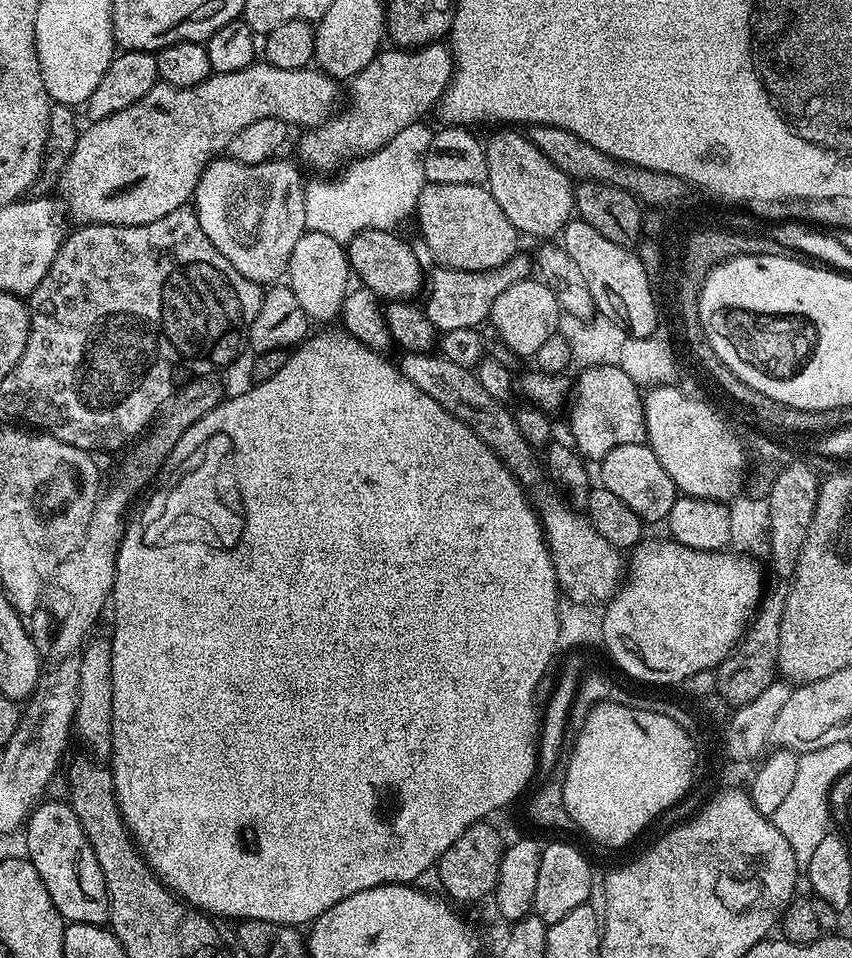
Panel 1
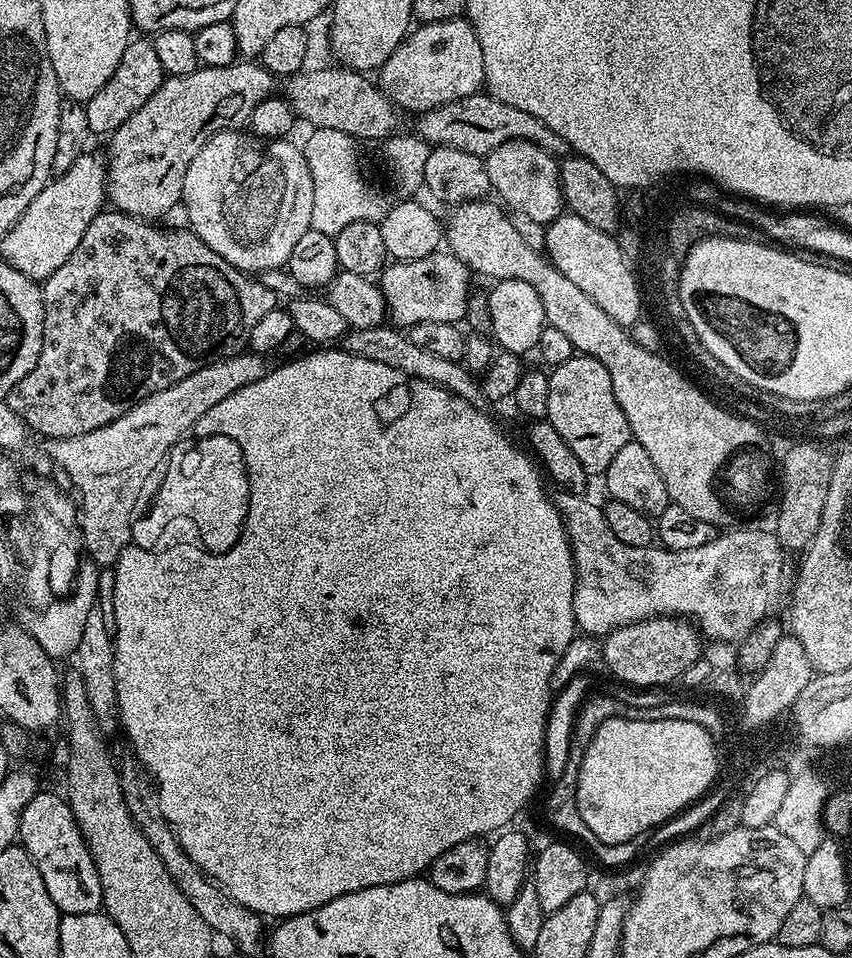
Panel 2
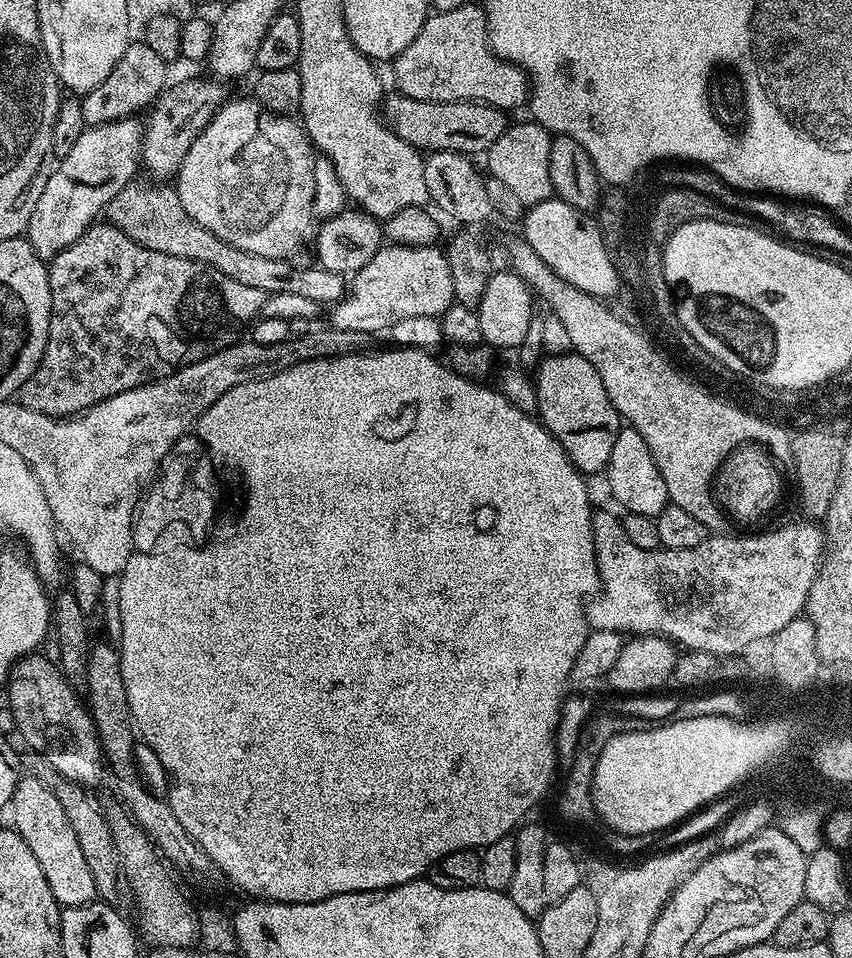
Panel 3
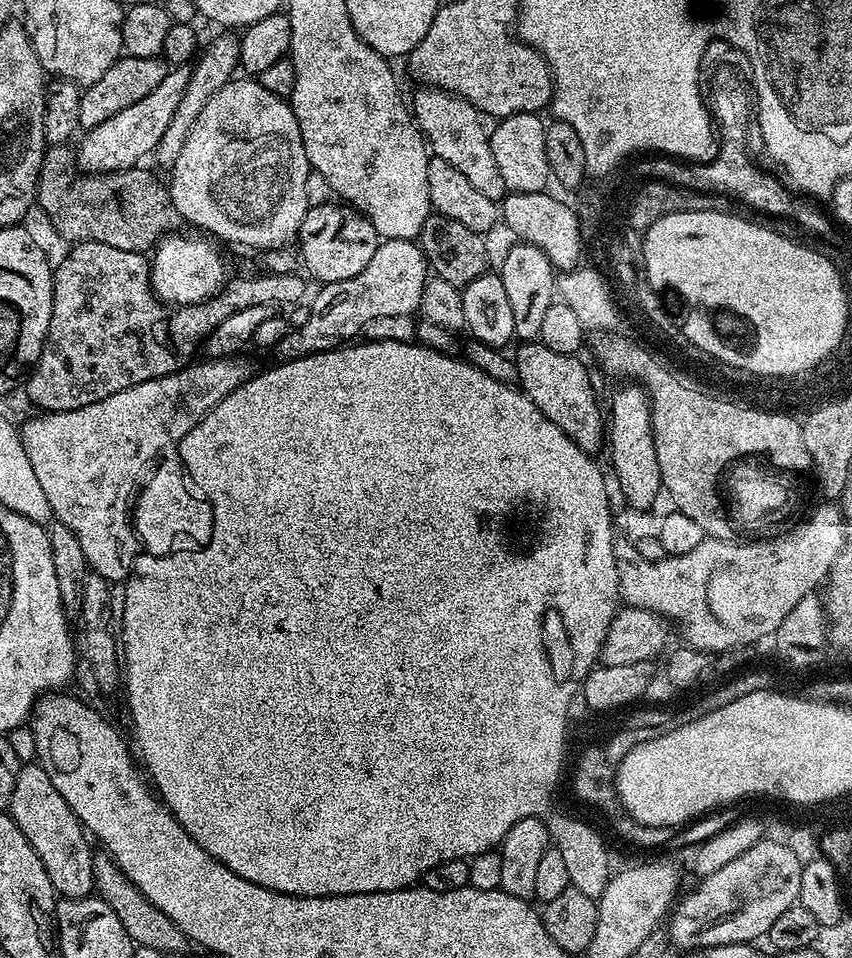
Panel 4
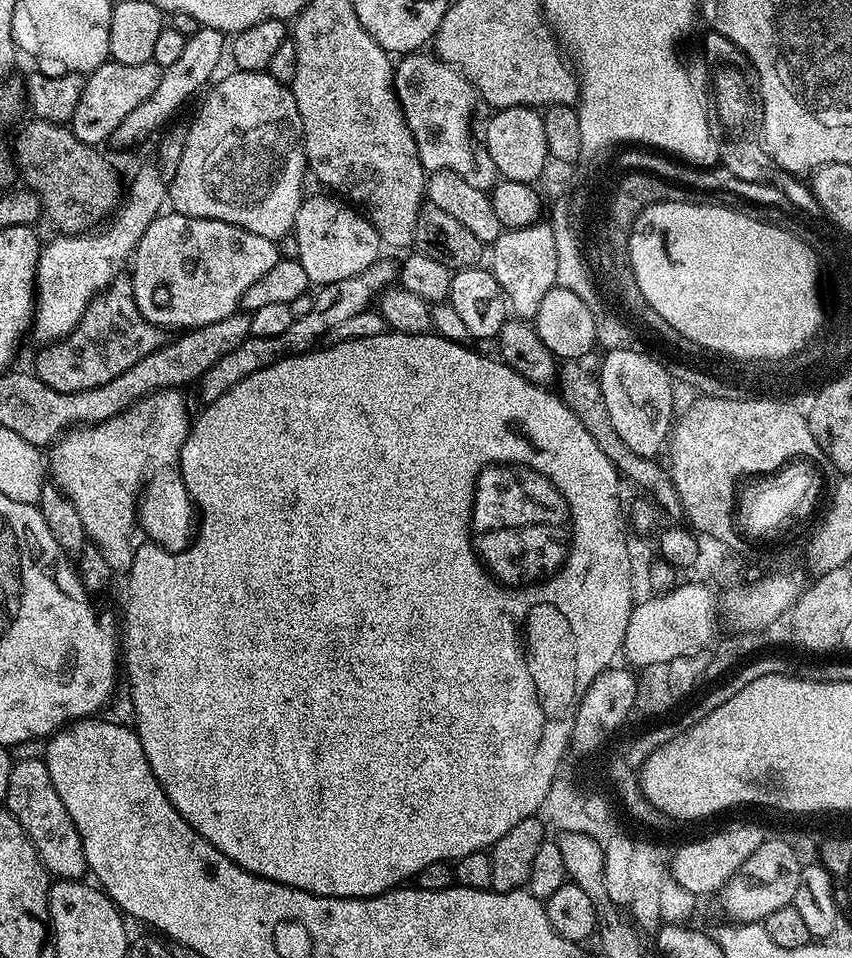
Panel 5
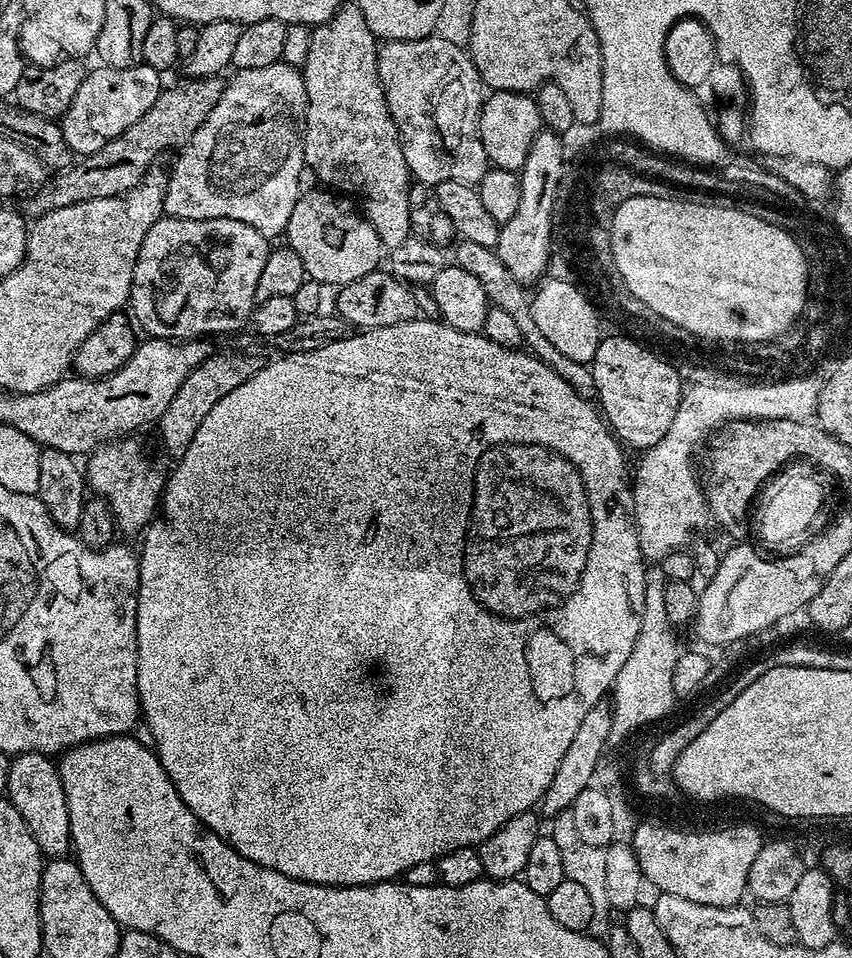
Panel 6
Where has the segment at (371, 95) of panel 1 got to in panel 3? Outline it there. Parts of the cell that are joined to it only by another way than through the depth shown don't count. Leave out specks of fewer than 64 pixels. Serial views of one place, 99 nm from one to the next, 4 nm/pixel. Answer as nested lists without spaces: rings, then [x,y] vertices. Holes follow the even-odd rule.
[[[465,2],[458,10],[445,12],[433,11],[427,22],[418,30],[418,38],[406,46],[394,61],[396,67],[396,84],[399,95],[409,96],[415,100],[425,100],[431,104],[462,102],[469,100],[475,104],[489,104],[495,108],[513,110],[529,103],[530,81],[523,68],[509,60],[498,58],[488,44],[488,19],[479,3]]]

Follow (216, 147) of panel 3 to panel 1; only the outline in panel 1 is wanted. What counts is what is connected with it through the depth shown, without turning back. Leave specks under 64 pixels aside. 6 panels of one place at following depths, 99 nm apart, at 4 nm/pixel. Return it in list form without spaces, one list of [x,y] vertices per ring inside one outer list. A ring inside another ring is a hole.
[[[231,158],[211,160],[200,175],[194,197],[202,234],[210,238],[218,254],[242,278],[261,286],[271,285],[287,273],[294,244],[306,231],[305,177],[300,177],[290,161],[280,159],[257,164],[243,164]]]

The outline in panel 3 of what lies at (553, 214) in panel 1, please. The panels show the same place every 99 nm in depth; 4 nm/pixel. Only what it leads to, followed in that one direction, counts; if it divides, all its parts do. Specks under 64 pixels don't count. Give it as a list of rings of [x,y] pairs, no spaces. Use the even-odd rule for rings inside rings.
[[[535,122],[513,123],[486,153],[491,179],[502,182],[526,206],[553,199],[550,182],[550,146],[553,133]]]

